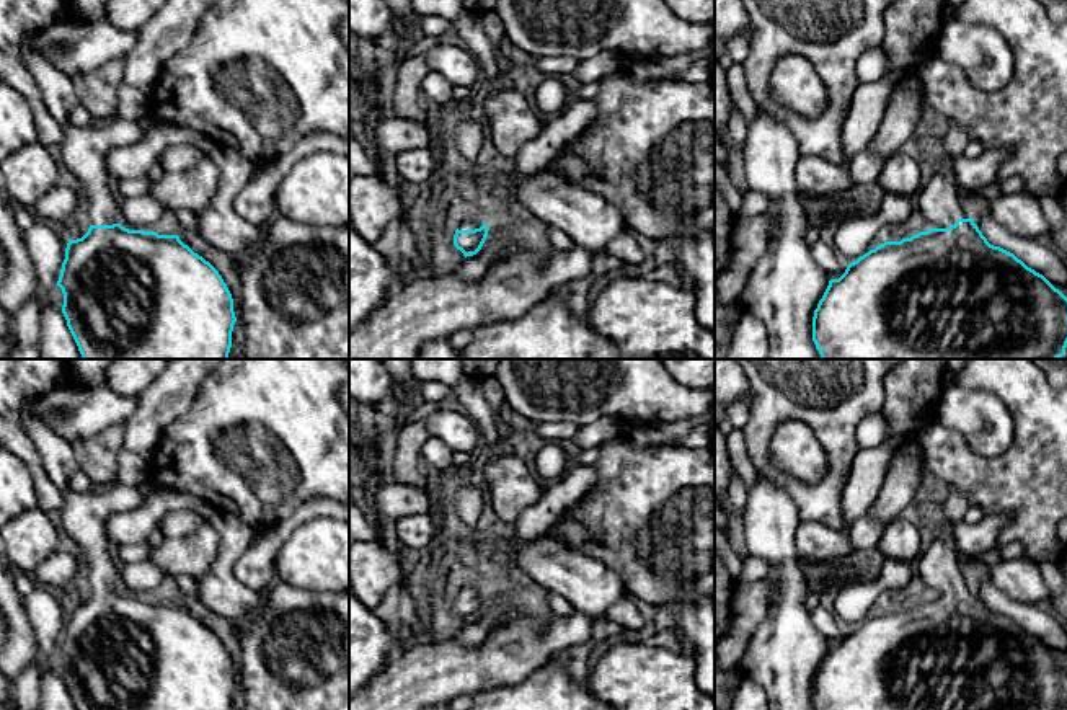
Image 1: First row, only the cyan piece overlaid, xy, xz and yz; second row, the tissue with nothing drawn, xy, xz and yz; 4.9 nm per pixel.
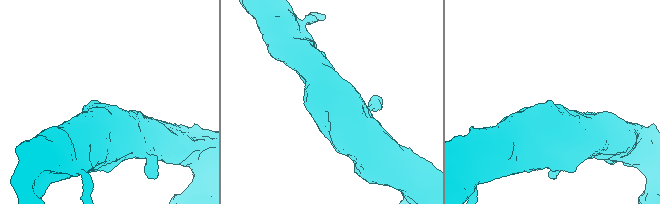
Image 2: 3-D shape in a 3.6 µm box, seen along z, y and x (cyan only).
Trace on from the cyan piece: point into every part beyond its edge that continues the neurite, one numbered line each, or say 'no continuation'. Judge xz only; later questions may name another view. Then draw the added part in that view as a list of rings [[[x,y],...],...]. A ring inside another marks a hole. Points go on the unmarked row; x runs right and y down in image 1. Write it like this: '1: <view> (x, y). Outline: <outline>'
1: xz (473, 583). Outline: [[[465,570],[465,578],[458,586],[458,596],[475,596],[486,589],[486,578],[478,570]]]

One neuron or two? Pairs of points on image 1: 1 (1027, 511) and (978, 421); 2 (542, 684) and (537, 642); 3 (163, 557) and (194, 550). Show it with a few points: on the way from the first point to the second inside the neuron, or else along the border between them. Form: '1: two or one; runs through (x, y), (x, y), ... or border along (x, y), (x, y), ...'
1: two; border along (1015, 423), (996, 456), (963, 434)
2: two; border along (555, 656), (521, 681), (506, 686)
3: one; runs through (172, 555), (186, 555)

